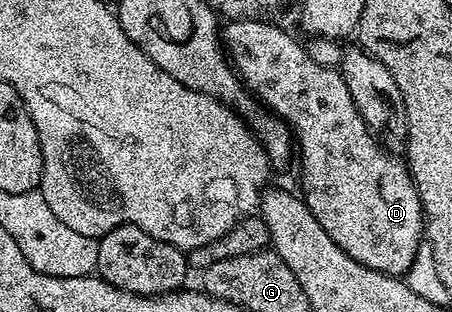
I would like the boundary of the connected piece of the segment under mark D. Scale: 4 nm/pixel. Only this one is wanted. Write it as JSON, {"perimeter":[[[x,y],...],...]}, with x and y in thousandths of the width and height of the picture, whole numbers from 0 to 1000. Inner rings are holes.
{"perimeter":[[[513,64],[487,90],[487,106],[500,179],[533,263],[637,401],[662,510],[666,497],[664,622],[688,683],[697,683],[697,708],[715,721],[723,760],[732,760],[732,772],[741,772],[768,824],[785,824],[794,849],[812,849],[812,862],[830,862],[850,881],[896,888],[940,750],[940,686],[914,564],[885,506],[878,513],[850,484],[854,474],[838,455],[836,436],[816,417],[785,349],[785,324],[777,324],[777,298],[768,298],[752,224],[697,208],[673,147],[664,135],[657,141],[631,93],[582,64]]]}

